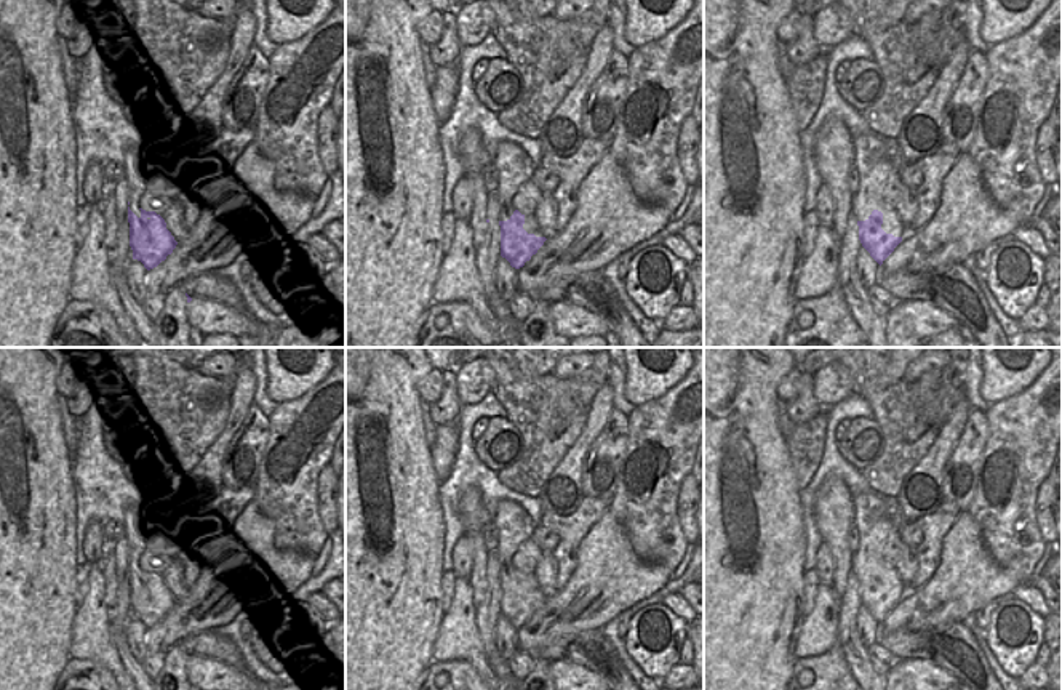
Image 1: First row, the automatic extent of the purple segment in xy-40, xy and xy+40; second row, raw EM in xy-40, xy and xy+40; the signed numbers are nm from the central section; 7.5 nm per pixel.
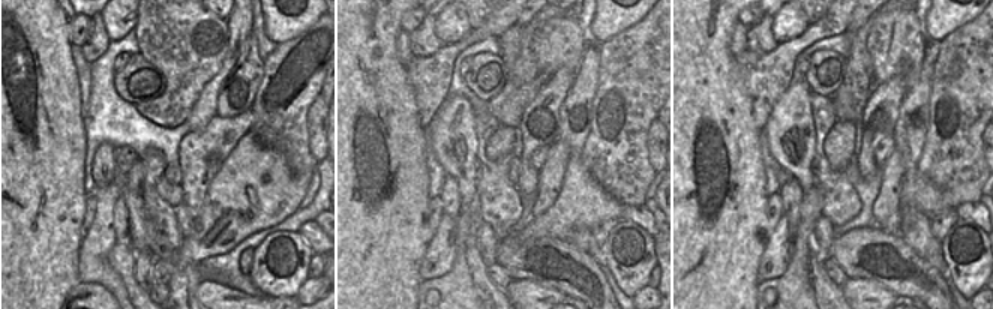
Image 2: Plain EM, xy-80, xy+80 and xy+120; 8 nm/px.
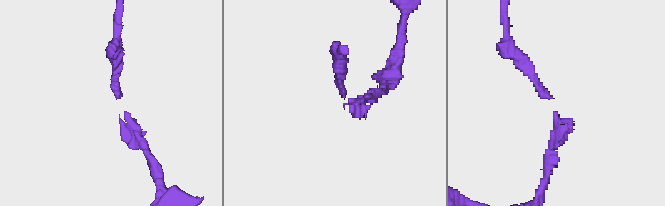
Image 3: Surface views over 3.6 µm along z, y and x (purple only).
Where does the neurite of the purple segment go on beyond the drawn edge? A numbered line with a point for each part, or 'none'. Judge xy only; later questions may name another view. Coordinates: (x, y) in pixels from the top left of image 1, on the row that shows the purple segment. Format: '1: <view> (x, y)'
none

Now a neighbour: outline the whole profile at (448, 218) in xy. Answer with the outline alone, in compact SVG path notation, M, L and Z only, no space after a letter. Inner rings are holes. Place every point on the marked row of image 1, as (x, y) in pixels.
M445 211L441 216L441 235L443 235L443 251L446 253L449 250L449 245L454 237L454 221L457 218L453 211Z

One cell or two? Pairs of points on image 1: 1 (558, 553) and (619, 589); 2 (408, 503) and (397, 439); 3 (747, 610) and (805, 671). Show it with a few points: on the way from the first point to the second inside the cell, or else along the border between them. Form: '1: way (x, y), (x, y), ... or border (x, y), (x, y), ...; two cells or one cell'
1: border (590, 529), (578, 549), (576, 569), (557, 589); two cells
2: way (397, 487), (397, 455); one cell
3: border (795, 658), (790, 673); two cells

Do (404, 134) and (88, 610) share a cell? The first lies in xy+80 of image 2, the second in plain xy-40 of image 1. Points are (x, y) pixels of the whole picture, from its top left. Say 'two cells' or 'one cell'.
two cells

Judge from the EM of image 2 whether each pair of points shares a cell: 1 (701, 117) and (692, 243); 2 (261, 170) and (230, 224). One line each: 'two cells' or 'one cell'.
1: one cell
2: one cell

